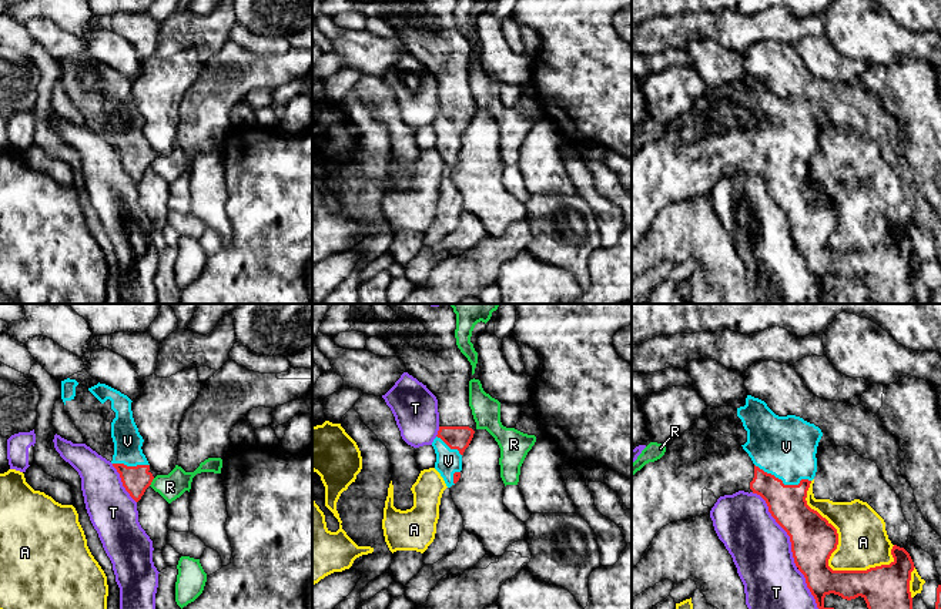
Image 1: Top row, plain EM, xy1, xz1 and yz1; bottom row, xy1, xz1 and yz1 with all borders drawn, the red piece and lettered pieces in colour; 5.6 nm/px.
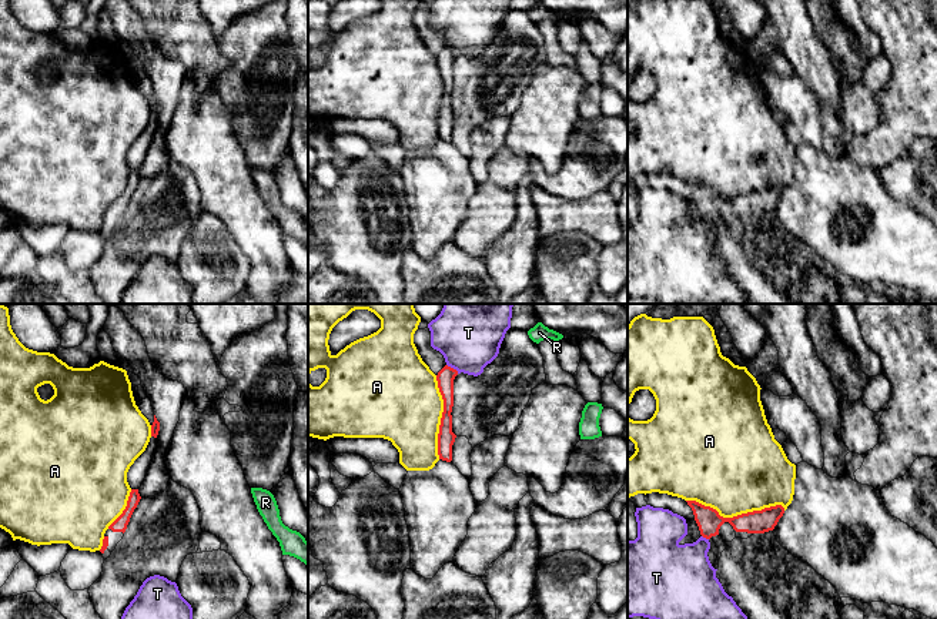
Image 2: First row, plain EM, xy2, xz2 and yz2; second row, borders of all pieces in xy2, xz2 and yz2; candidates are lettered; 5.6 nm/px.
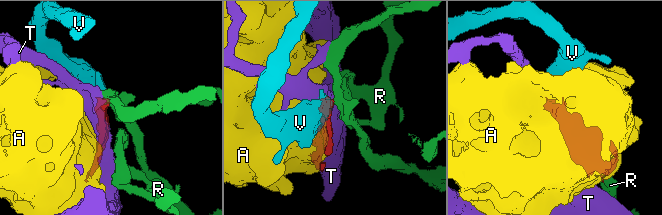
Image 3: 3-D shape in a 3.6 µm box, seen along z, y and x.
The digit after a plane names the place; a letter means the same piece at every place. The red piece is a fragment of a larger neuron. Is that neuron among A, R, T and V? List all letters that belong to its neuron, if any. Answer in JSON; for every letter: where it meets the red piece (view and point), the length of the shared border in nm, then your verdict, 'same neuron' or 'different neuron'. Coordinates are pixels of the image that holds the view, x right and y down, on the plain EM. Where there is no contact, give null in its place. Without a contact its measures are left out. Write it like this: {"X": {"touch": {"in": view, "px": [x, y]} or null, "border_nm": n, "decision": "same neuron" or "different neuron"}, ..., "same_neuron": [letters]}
{"A": {"touch": {"in": "yz1", "px": [830, 236]}, "border_nm": 650, "decision": "different neuron"}, "R": {"touch": {"in": "xy1", "px": [151, 161]}, "border_nm": 60, "decision": "different neuron"}, "T": {"touch": {"in": "yz1", "px": [782, 207]}, "border_nm": 500, "decision": "different neuron"}, "V": {"touch": {"in": "yz1", "px": [782, 163]}, "border_nm": 340, "decision": "same neuron"}, "same_neuron": ["V"]}

